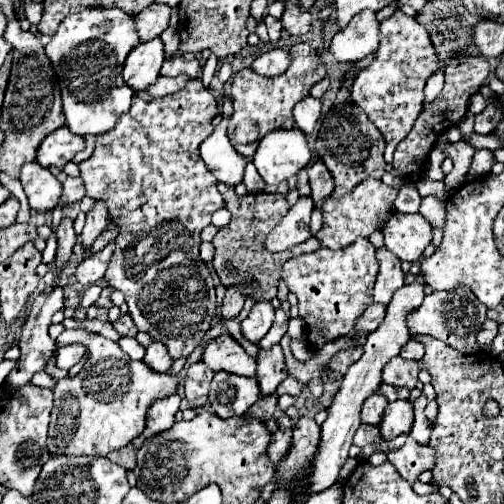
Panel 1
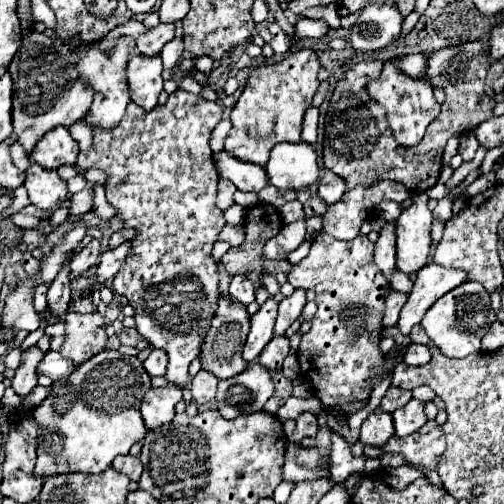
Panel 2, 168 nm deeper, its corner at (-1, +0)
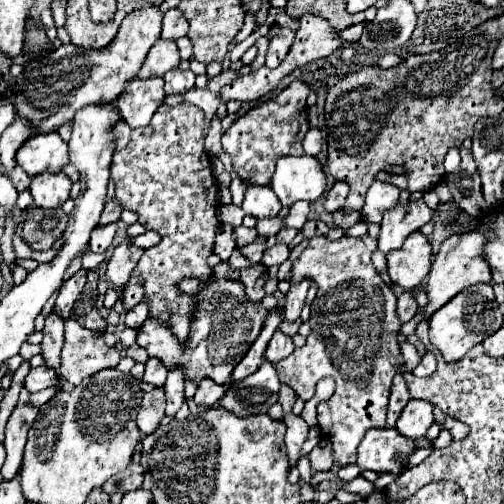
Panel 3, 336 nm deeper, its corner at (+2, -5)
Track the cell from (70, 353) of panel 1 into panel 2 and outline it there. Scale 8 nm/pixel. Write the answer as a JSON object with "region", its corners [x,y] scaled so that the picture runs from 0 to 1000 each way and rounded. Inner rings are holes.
{"region":[[[95,694],[91,706],[83,710],[79,726],[75,726],[75,742],[91,742],[103,754],[123,754],[135,750],[151,730],[143,726],[143,718],[135,718],[119,698]]]}

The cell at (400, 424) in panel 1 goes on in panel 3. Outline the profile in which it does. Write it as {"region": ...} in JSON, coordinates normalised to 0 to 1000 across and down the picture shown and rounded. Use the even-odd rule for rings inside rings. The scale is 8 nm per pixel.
{"region":[[[812,792],[788,835],[788,855],[812,871],[831,871],[859,839],[859,804],[851,796]]]}

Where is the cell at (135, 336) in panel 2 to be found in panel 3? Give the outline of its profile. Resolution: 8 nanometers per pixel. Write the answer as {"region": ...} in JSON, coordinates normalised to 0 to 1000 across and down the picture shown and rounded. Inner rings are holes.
{"region":[[[264,681],[260,688],[252,688],[252,692],[248,692],[248,704],[260,708],[260,712],[268,712],[272,720],[292,720],[292,712],[296,712],[292,696],[288,696],[284,688],[276,688],[272,681]]]}

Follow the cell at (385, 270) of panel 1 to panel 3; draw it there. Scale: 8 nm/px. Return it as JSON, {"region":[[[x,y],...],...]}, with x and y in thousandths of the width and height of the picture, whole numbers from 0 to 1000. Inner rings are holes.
{"region":[[[839,395],[812,399],[808,407],[788,403],[780,415],[764,419],[756,438],[756,462],[752,462],[752,494],[760,502],[772,502],[800,486],[800,478],[827,458],[827,446],[851,442],[859,431],[859,419],[847,411]]]}

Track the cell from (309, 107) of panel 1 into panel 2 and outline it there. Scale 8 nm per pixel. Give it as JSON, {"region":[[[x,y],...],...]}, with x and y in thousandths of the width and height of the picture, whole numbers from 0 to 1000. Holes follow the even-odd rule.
{"region":[[[615,210],[603,226],[603,246],[599,246],[599,278],[623,286],[627,282],[627,250],[631,250],[631,214]]]}

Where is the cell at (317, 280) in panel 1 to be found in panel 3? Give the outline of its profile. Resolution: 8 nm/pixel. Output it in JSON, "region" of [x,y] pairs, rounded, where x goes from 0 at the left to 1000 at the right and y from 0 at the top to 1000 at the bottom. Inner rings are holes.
{"region":[[[681,466],[665,478],[649,470],[613,474],[609,494],[581,522],[577,562],[589,562],[593,554],[613,550],[633,569],[629,589],[617,601],[613,641],[621,653],[609,669],[609,681],[597,692],[585,692],[573,708],[558,712],[546,724],[554,736],[558,760],[573,764],[589,780],[589,788],[601,796],[613,796],[625,784],[625,764],[633,752],[641,748],[665,752],[669,776],[653,796],[629,804],[629,831],[633,831],[637,859],[661,883],[661,919],[673,927],[685,927],[708,915],[708,887],[724,867],[724,855],[764,851],[764,819],[768,819],[776,760],[784,740],[804,724],[804,712],[788,681],[788,661],[796,653],[796,637],[788,633],[788,589],[744,538],[736,522],[740,494],[748,494],[748,474],[732,466],[720,466],[720,470]]]}

